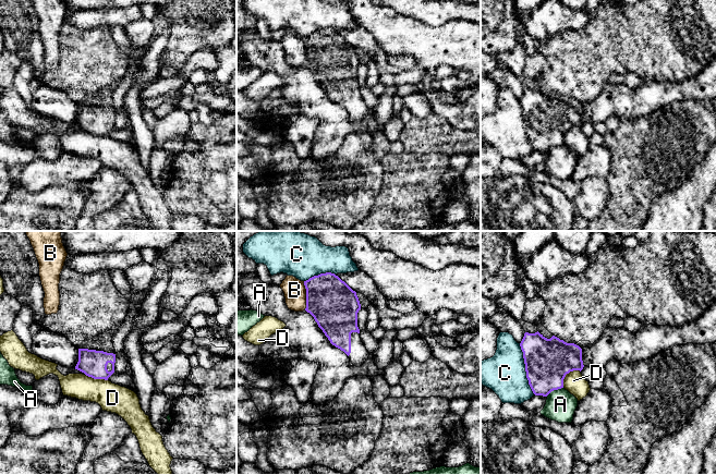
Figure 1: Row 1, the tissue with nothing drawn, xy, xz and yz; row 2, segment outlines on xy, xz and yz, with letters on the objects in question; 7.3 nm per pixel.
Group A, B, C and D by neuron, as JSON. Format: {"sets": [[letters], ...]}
{"sets": [["A"], ["B"], ["C"], ["D"]]}

